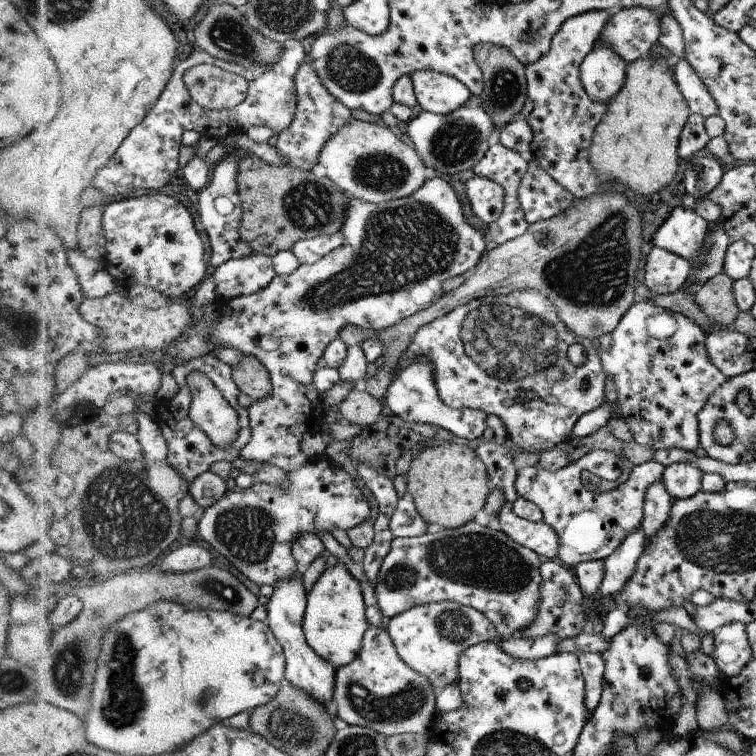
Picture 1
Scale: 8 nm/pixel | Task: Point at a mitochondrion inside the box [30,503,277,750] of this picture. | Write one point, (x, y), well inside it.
(124, 702)

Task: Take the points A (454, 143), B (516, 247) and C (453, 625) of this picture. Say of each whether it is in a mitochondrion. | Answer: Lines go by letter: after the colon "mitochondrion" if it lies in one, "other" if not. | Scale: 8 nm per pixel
A: mitochondrion
B: other
C: mitochondrion

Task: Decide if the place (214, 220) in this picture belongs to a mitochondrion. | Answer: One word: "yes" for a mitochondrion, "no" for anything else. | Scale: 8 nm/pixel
no

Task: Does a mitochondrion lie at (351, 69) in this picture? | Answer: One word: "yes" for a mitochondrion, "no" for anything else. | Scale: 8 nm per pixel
yes

